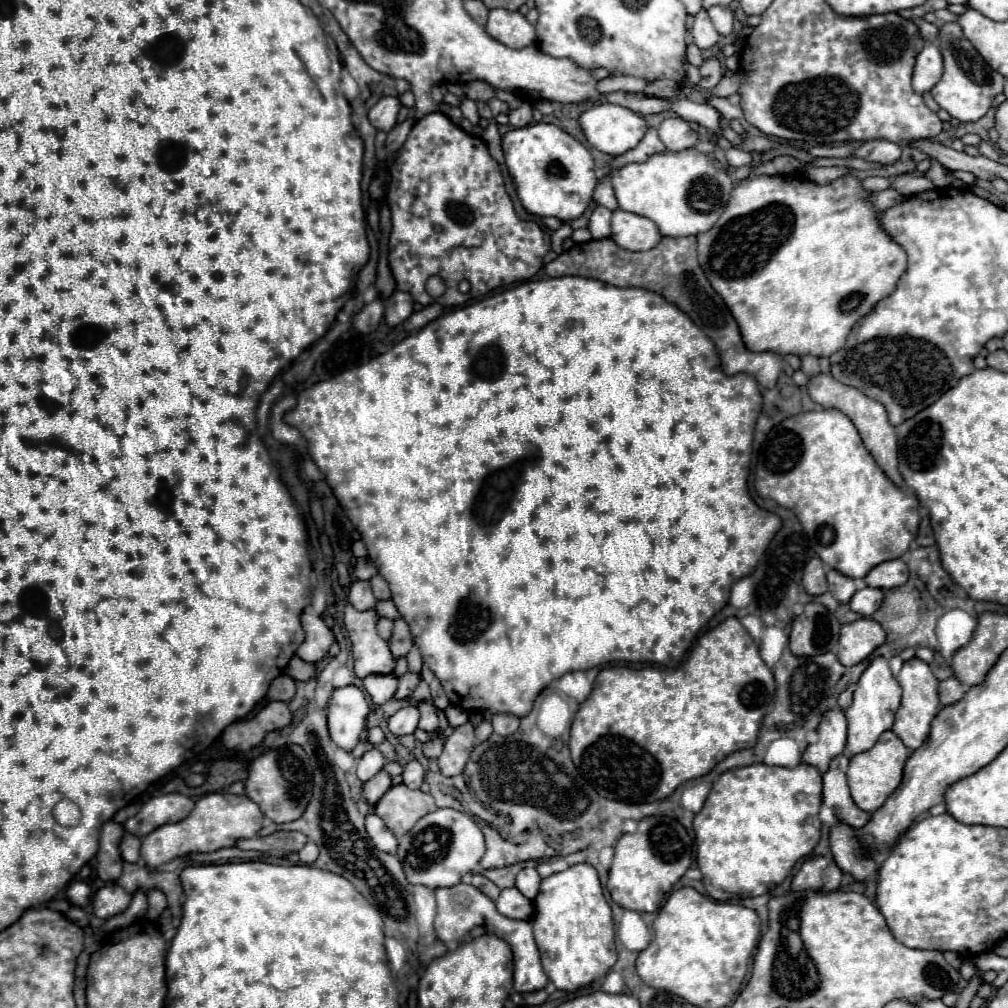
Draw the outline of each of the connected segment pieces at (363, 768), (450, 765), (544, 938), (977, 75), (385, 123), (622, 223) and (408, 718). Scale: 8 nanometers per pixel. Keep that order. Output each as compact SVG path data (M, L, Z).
M374 748L374 750L368 750L360 760L358 760L358 768L356 768L356 776L362 780L362 782L368 782L376 772L380 772L384 768L384 756Z
M468 724L454 728L452 736L446 740L444 750L438 758L440 772L444 776L458 776L464 770L464 764L470 756L470 750L474 748L474 728Z
M576 864L564 872L542 878L534 906L534 940L538 944L546 976L558 990L574 992L608 974L616 962L614 920L594 866Z
M958 22L942 24L938 30L938 36L934 44L940 48L944 58L944 74L940 82L932 88L932 96L938 102L940 108L944 108L952 118L960 122L976 122L980 120L992 106L992 100L996 94L1004 88L1004 76L994 72L986 62L982 68L982 56L974 50L972 42L962 34L962 28Z
M384 96L380 98L380 102L368 112L368 120L374 128L378 130L384 130L384 132L390 132L394 126L396 126L396 116L400 112L402 104L398 98L394 96Z
M614 210L612 214L612 236L610 236L618 246L630 252L642 252L650 250L660 242L660 232L656 224L644 216L624 212L624 210Z
M406 706L406 708L398 710L396 714L392 714L388 718L388 730L398 738L406 736L406 734L412 734L416 730L416 726L418 726L418 718L420 718L418 708Z

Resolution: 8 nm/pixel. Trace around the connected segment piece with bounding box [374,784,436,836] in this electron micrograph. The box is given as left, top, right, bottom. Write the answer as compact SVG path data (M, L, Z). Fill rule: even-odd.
M404 784L392 786L376 804L374 812L386 822L386 826L396 834L406 834L418 818L436 810L434 798L420 790L410 790Z

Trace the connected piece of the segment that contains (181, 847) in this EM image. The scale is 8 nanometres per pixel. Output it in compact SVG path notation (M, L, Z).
M208 794L196 802L196 808L176 824L164 824L158 830L150 832L146 838L142 838L140 858L150 870L158 870L160 866L172 862L174 858L188 856L192 852L216 852L222 848L236 846L238 840L254 838L262 828L262 812L254 802L248 798L232 796L232 800L224 794Z

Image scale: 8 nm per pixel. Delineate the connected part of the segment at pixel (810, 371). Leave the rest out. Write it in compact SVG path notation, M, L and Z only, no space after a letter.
M804 356L802 358L802 372L808 376L808 378L812 378L814 374L818 374L820 370L818 370L818 358L814 358L814 356Z

